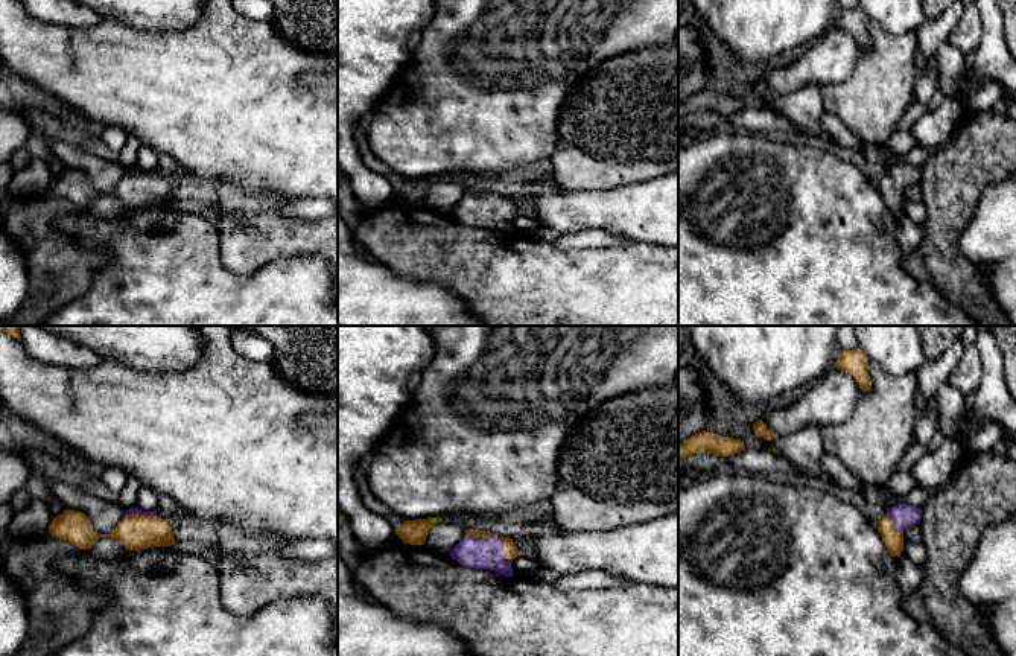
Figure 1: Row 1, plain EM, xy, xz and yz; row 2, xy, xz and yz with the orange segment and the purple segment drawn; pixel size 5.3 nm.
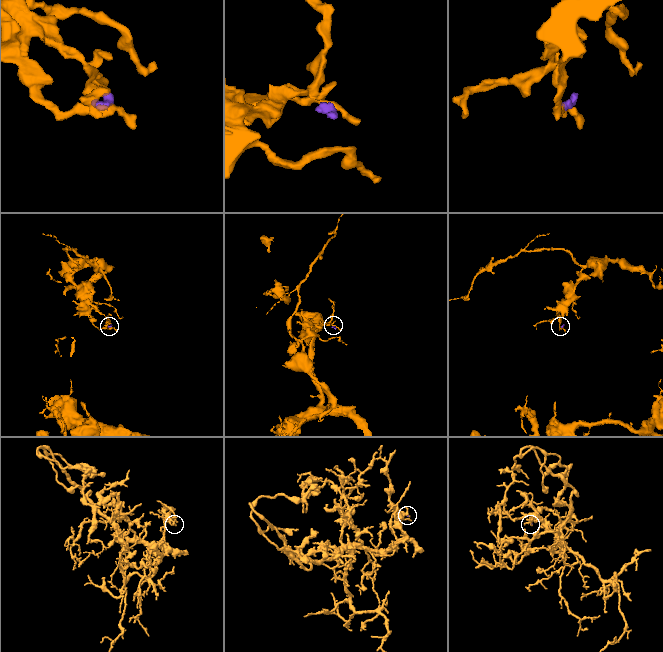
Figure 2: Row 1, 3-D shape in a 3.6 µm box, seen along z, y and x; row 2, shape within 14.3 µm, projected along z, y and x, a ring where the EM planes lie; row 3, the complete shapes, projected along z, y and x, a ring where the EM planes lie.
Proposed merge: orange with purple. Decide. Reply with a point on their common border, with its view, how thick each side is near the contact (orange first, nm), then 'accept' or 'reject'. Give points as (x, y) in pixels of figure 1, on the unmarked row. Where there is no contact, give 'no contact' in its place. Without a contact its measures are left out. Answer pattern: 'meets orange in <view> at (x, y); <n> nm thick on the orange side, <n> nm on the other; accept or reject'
meets orange in xy at (142, 174); 180 nm thick on the orange side, 40 nm on the other; accept

